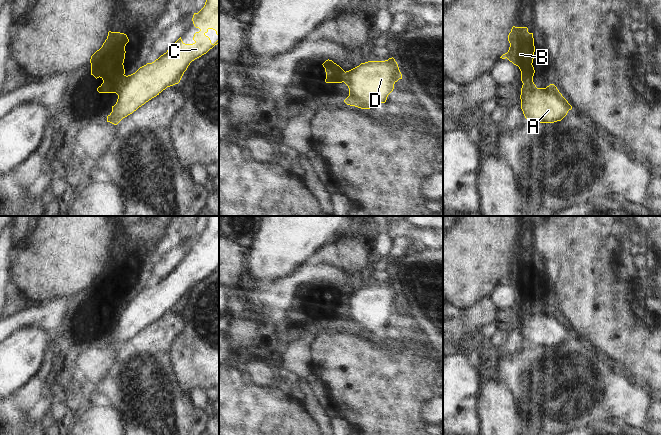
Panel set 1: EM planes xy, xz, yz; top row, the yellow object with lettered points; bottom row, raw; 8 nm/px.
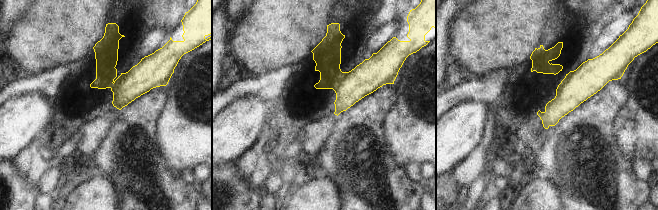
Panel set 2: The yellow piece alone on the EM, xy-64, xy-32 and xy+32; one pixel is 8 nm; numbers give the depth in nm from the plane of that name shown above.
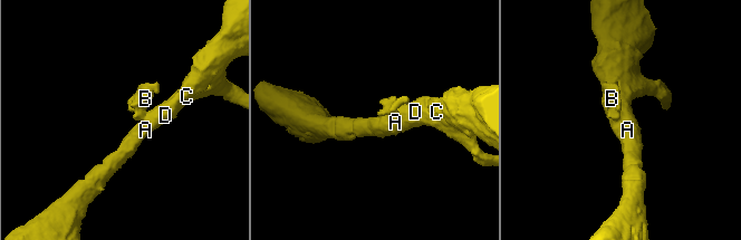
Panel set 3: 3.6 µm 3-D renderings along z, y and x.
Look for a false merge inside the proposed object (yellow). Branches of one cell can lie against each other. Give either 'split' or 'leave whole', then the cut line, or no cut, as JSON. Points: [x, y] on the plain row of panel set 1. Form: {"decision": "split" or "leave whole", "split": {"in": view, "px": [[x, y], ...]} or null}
{"decision": "split", "split": {"in": "xy", "px": [[124, 299], [119, 312], [114, 316]]}}

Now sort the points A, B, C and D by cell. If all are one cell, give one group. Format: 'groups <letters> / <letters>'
groups A C D / B

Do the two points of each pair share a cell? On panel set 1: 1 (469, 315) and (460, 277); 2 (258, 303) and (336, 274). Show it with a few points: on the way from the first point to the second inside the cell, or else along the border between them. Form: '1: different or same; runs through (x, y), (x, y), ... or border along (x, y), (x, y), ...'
1: different; border along (487, 295), (462, 310)
2: same; runs through (277, 296), (294, 292), (317, 277)

